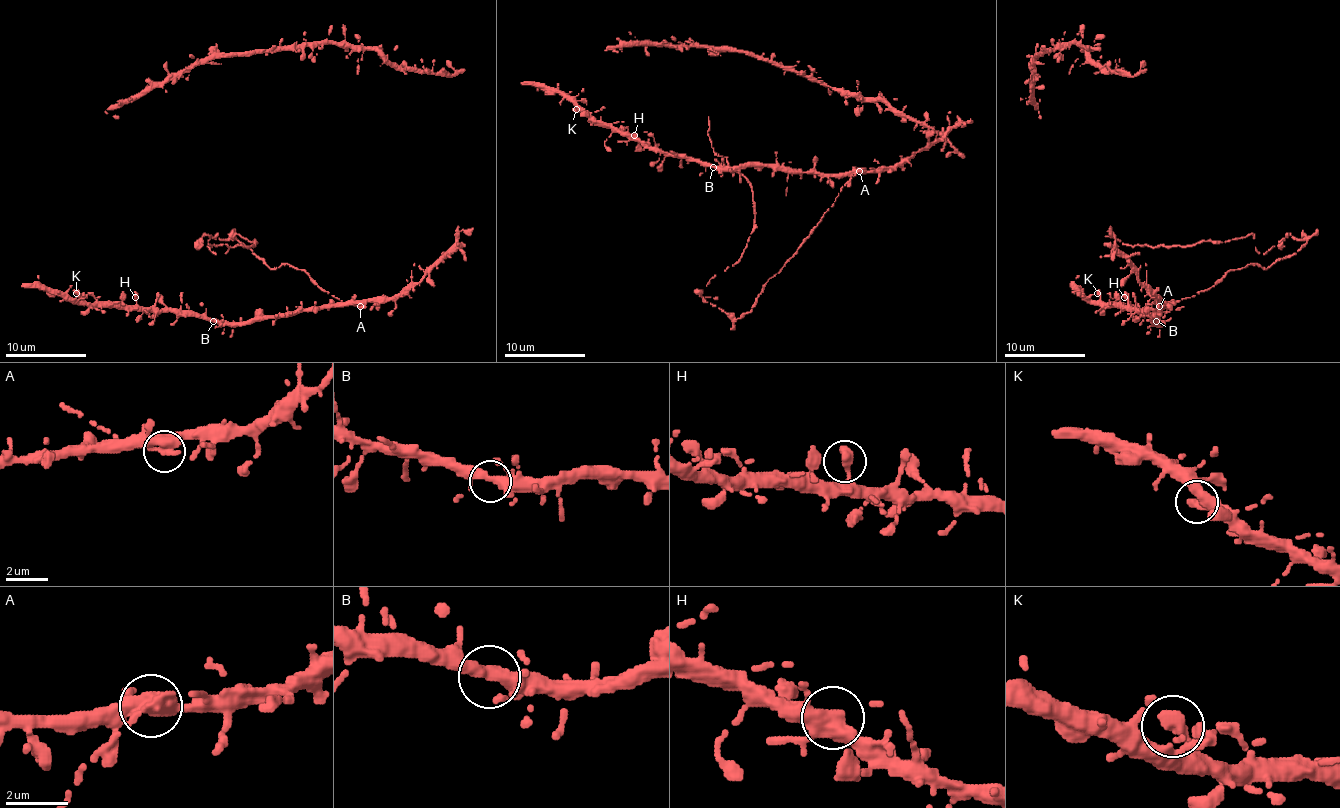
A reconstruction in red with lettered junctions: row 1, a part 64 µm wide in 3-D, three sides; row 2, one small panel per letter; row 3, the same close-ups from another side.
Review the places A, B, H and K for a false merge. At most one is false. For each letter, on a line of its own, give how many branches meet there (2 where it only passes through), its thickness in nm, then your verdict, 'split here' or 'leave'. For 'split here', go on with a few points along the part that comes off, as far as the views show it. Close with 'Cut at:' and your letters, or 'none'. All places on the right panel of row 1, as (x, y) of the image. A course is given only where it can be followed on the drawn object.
A: branches 2; calibre 460 nm; split here; course (1160, 307), (1228, 271), (1267, 269), (1307, 242), (1289, 234), (1259, 253), (1249, 234), (1180, 246), (1106, 236)
B: branches 2; calibre 400 nm; leave
H: branches 1; calibre 500 nm; leave
K: branches 1; calibre 480 nm; leave
Cut at: A

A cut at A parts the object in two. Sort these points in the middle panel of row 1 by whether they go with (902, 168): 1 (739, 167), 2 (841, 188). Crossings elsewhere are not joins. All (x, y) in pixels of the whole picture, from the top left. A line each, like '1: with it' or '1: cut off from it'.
1: with it
2: cut off from it

